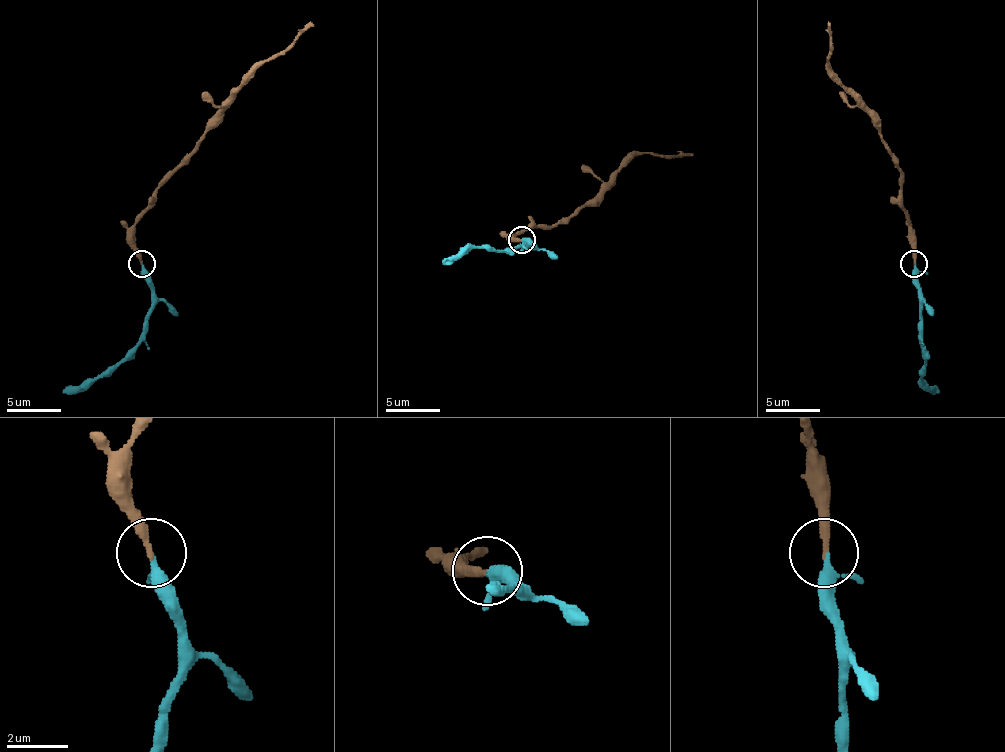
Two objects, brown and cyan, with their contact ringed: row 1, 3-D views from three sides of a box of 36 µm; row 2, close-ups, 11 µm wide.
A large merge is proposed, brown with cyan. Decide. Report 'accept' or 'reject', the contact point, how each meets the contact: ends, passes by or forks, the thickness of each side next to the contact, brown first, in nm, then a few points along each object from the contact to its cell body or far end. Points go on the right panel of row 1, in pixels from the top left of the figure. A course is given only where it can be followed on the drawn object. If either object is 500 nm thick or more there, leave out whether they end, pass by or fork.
accept; place (914, 263); brown ends; cyan passes by; calibres 240 and 200 nm; course brown (913, 262), (911, 224), (902, 205), (902, 184), (897, 159), (886, 148), (878, 121), (829, 70), (829, 21); course cyan (913, 265), (913, 276), (921, 290), (924, 363), (921, 379), (938, 390)

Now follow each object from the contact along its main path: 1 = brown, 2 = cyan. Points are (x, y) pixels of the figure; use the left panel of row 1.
1: (143, 262), (134, 246), (134, 224), (159, 184), (194, 148), (208, 121), (257, 70), (278, 56), (311, 21)
2: (143, 265), (143, 276), (151, 290), (145, 336), (118, 363), (64, 390)

